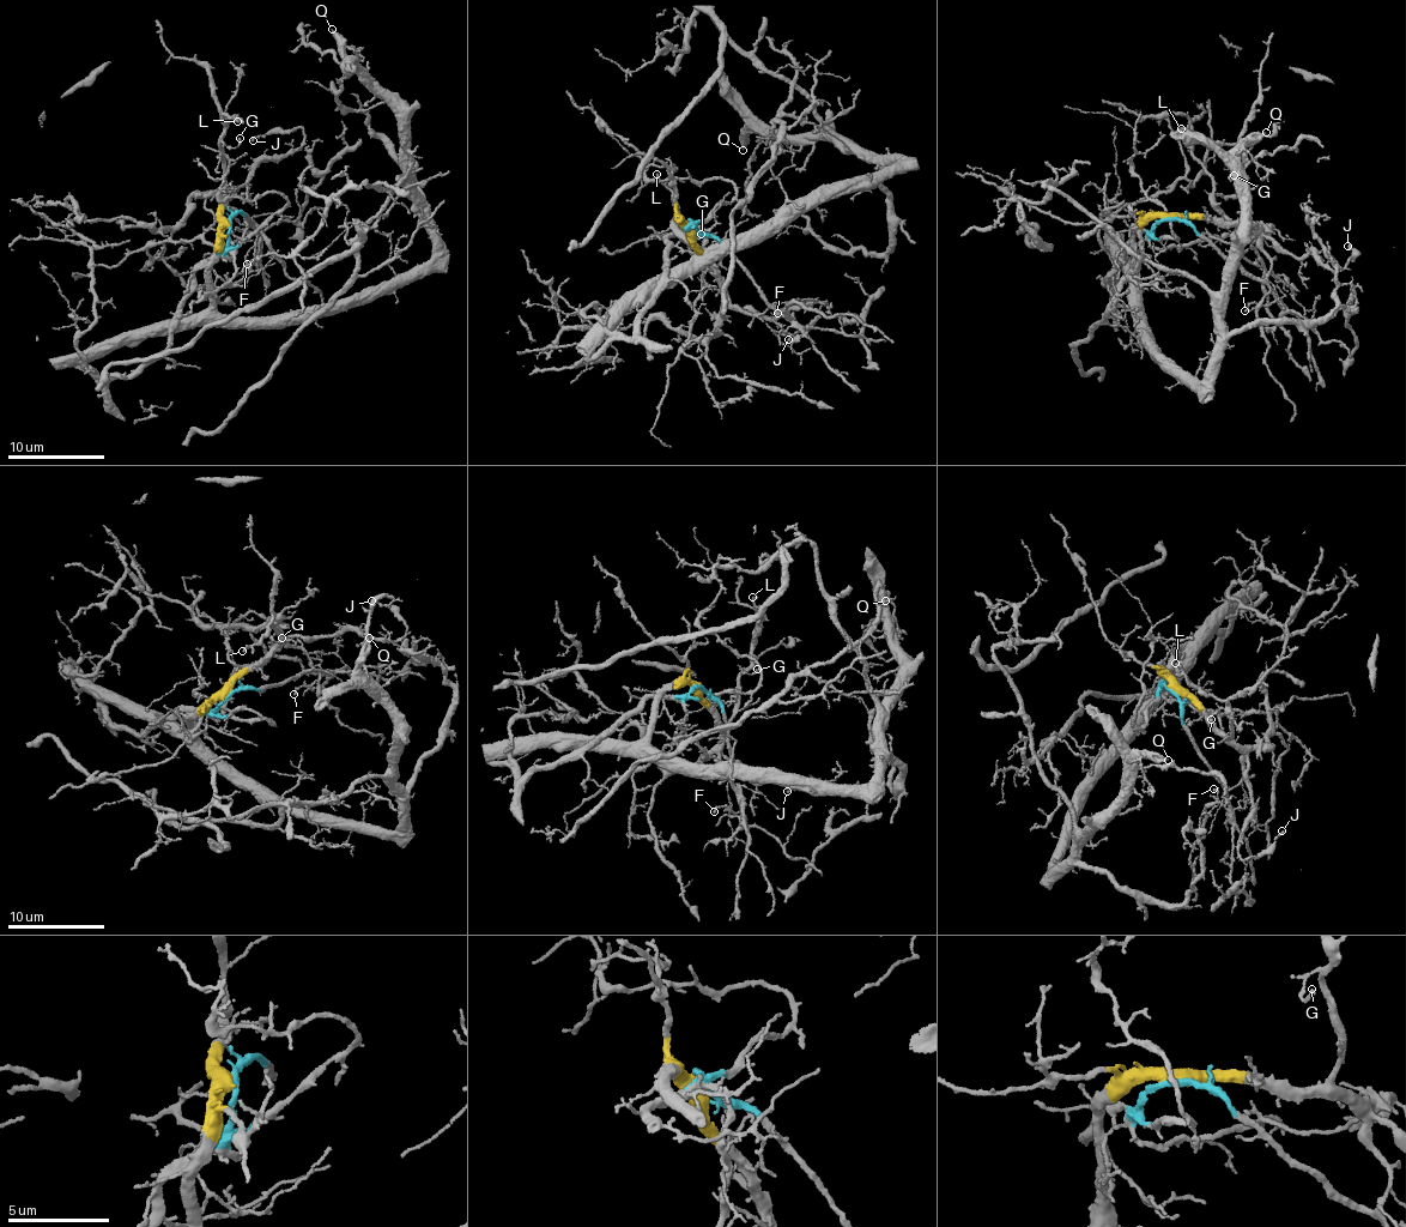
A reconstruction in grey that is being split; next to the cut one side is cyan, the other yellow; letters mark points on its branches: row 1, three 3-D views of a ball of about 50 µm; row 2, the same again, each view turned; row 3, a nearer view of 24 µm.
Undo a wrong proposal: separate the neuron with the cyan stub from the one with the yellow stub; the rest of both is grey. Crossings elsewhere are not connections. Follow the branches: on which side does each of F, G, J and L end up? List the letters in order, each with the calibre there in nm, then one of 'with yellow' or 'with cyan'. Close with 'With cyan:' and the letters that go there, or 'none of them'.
F: 160 nm | with cyan
G: 150 nm | with yellow
J: 170 nm | with yellow
L: 200 nm | with yellow
With cyan: F

